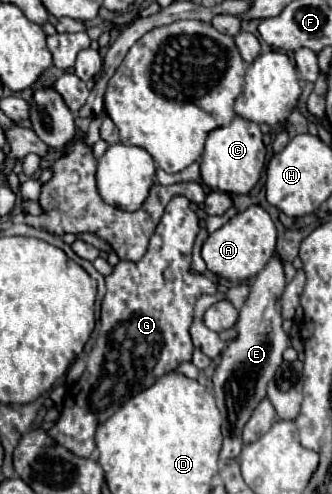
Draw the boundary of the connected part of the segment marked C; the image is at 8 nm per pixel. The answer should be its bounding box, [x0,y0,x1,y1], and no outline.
[200,115,266,195]

